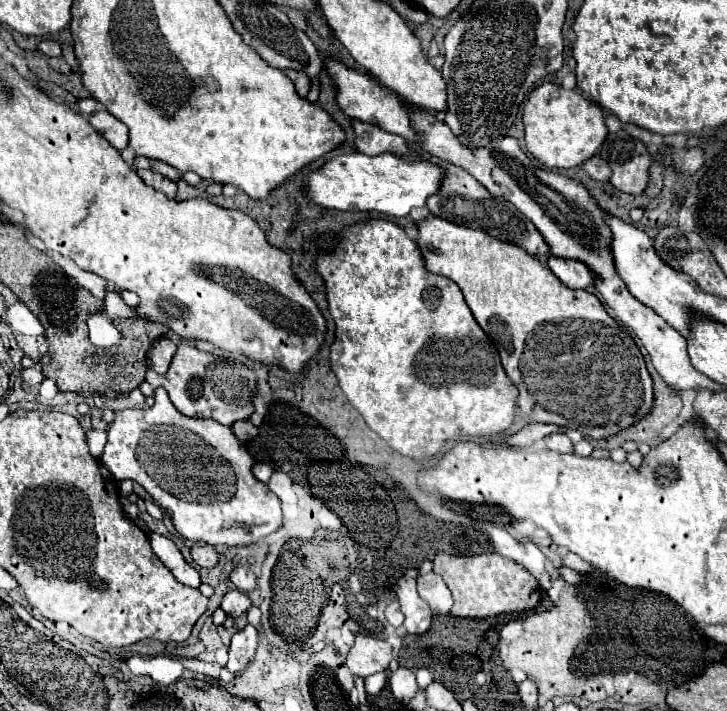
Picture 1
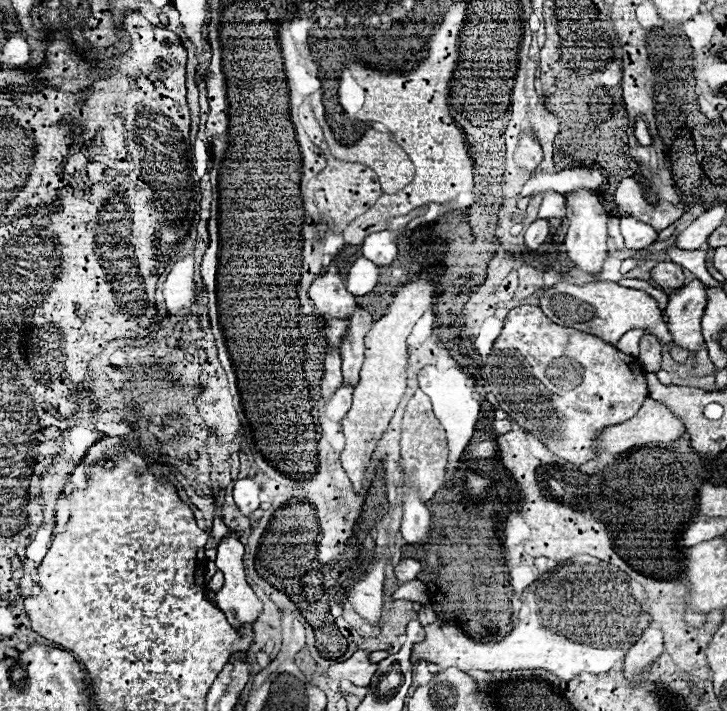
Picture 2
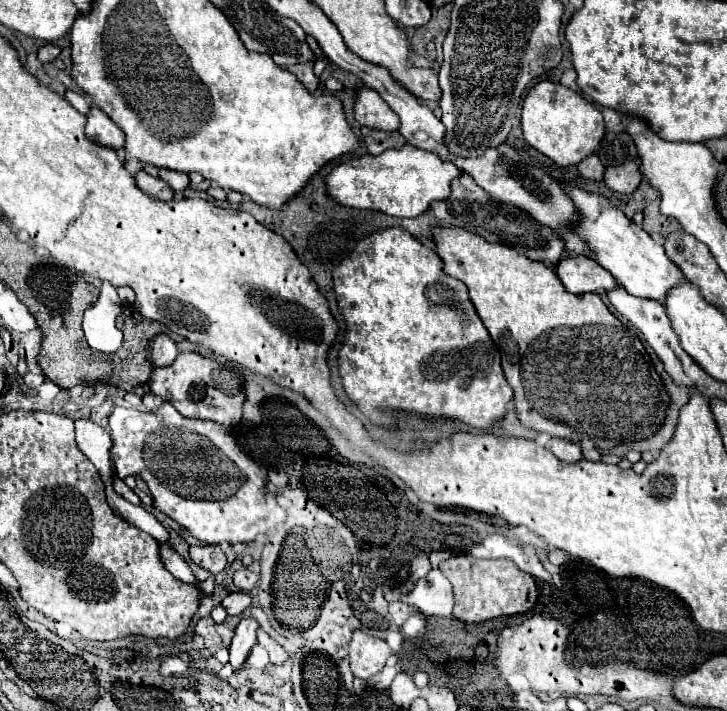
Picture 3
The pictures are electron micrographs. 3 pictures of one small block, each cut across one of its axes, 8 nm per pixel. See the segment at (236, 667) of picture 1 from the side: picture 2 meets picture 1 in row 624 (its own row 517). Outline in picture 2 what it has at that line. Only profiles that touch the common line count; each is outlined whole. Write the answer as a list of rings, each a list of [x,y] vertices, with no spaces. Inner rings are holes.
[[[244,478],[244,480],[238,480],[234,484],[234,500],[236,500],[236,506],[240,508],[240,512],[252,520],[252,512],[260,506],[260,486],[252,480],[252,478]]]

